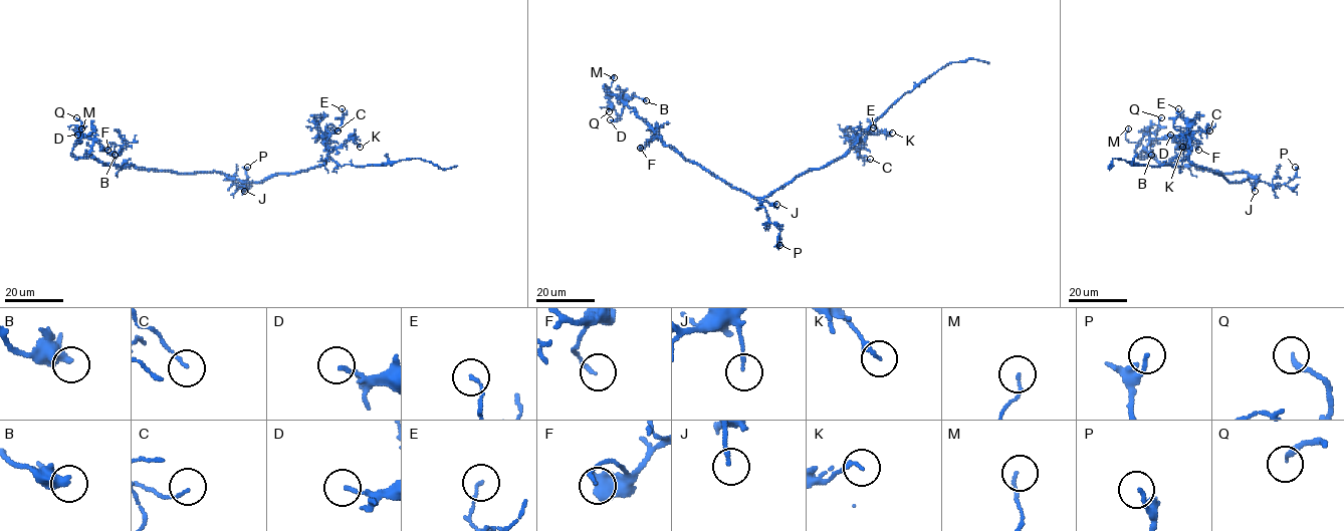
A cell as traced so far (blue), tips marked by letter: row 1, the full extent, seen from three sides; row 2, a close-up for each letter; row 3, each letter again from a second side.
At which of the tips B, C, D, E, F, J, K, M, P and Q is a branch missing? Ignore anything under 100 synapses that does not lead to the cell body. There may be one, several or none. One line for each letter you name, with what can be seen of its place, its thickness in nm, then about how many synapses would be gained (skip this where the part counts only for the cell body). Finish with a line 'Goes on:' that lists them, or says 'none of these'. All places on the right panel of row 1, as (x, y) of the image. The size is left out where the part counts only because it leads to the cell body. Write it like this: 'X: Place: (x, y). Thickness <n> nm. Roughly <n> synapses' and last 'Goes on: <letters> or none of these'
Goes on: none of these

